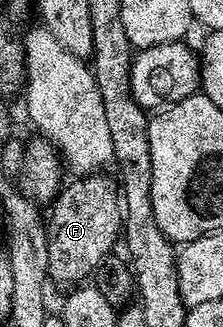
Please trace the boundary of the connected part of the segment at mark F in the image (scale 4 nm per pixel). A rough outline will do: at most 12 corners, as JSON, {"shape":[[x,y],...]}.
{"shape":[[106,174],[66,183],[47,216],[48,279],[92,277],[123,232]]}

